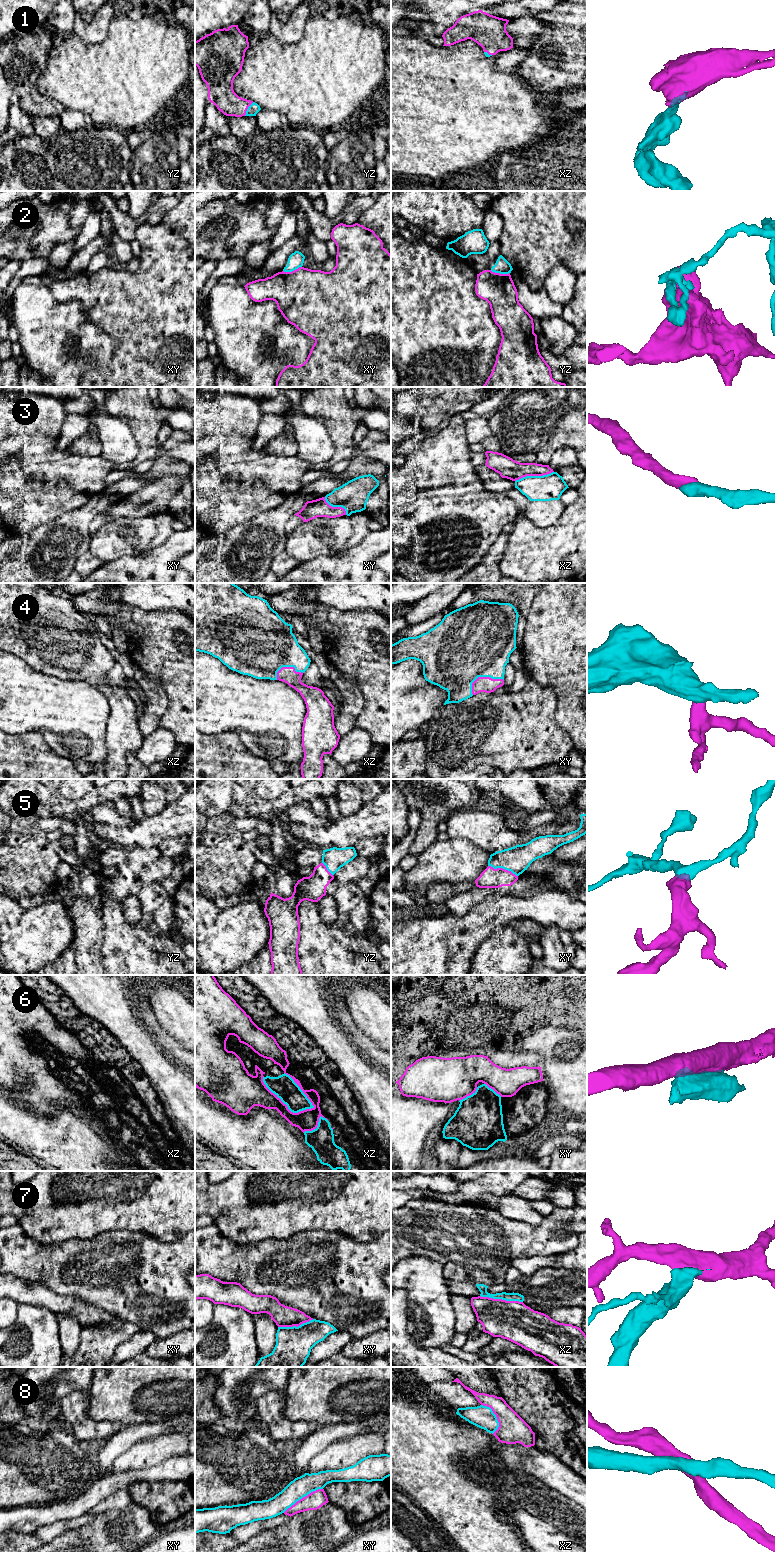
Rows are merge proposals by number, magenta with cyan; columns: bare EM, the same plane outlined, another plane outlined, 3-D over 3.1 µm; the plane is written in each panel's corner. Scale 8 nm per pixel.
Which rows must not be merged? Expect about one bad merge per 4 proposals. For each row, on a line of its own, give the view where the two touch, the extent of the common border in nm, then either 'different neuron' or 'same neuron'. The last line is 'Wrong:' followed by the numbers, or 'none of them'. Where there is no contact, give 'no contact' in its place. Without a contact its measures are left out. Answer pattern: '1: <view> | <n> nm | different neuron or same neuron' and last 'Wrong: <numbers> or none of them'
1: yz | 130 nm | same neuron
2: yz | 160 nm | different neuron
3: xz | 320 nm | same neuron
4: xy | 280 nm | same neuron
5: xy | 260 nm | same neuron
6: xz | 480 nm | different neuron
7: xz | 340 nm | different neuron
8: xy | 380 nm | different neuron
Wrong: 2, 6, 7, 8

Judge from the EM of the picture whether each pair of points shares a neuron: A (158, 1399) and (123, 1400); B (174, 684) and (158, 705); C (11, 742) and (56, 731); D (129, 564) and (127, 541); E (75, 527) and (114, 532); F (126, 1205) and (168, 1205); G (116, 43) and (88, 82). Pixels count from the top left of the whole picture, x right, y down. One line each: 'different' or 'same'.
A: same
B: different
C: different
D: different
E: different
F: same
G: same

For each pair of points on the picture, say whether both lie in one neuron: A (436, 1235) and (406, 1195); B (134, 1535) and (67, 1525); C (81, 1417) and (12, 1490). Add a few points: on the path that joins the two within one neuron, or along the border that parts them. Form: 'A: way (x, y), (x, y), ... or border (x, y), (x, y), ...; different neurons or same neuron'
A: border (434, 1200), (411, 1199), (401, 1206); different neurons
B: border (94, 1517), (91, 1521), (56, 1536); different neurons
C: border (62, 1416), (70, 1425); different neurons

